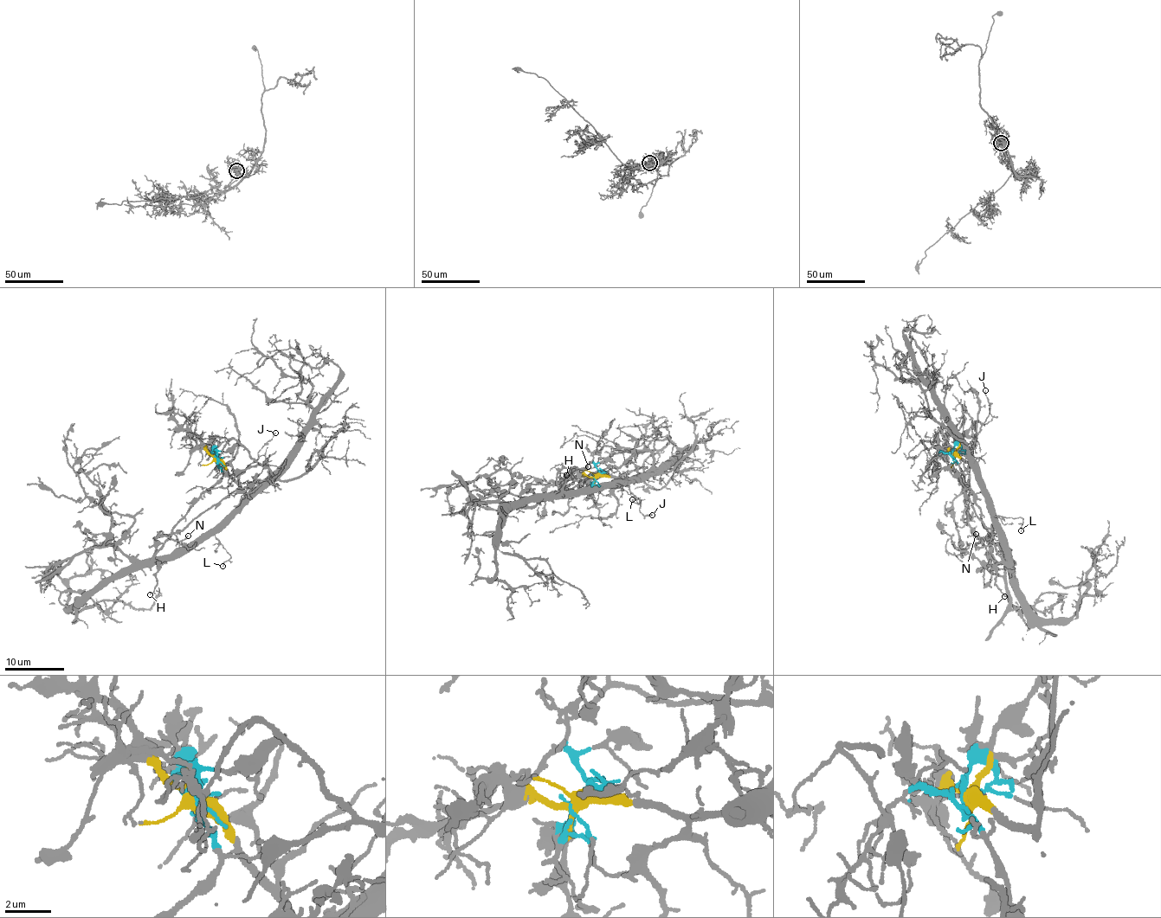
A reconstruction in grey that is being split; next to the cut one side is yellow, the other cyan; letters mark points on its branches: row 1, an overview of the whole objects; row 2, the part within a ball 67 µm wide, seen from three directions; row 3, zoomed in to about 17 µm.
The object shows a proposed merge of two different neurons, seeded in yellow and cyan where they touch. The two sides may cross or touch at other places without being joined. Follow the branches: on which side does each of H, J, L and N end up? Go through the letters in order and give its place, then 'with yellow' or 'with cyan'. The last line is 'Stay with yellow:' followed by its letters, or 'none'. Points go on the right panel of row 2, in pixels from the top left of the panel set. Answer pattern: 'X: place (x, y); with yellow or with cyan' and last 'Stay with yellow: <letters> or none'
H: place (1004, 596); with cyan
J: place (985, 390); with yellow
L: place (1021, 530); with yellow
N: place (976, 534); with cyan
Stay with yellow: J, L

